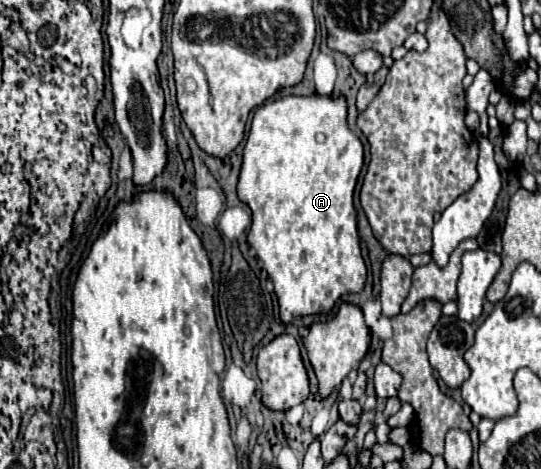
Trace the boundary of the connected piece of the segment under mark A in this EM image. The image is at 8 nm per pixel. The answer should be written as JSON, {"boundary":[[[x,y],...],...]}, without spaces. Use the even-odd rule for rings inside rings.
{"boundary":[[[287,95],[287,97],[279,97],[275,101],[263,103],[253,113],[251,131],[247,135],[247,143],[245,143],[245,151],[243,151],[243,165],[241,165],[241,175],[239,175],[239,183],[237,183],[237,193],[239,193],[239,199],[243,203],[247,203],[253,211],[253,225],[247,235],[247,241],[257,251],[257,257],[263,261],[263,267],[275,285],[275,293],[279,299],[279,313],[281,313],[283,323],[291,323],[293,319],[303,317],[303,315],[315,315],[315,313],[323,313],[323,311],[329,313],[335,307],[335,303],[341,299],[341,295],[359,293],[365,285],[367,269],[365,269],[365,261],[361,257],[361,245],[359,245],[359,235],[357,235],[357,213],[355,213],[355,205],[353,205],[353,191],[355,191],[359,173],[363,169],[363,161],[365,161],[363,143],[347,127],[347,101],[343,95],[309,95],[309,97]]]}

